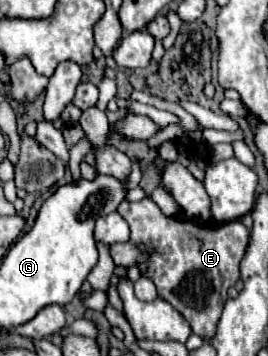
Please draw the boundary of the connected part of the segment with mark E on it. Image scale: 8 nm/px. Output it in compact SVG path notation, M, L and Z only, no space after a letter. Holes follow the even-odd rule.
M150 198L140 202L124 200L118 206L118 214L130 226L130 240L110 246L114 264L122 268L138 266L140 274L156 284L158 296L184 316L192 332L210 340L216 334L222 306L228 300L228 288L240 278L238 264L246 252L250 232L240 220L232 220L224 224L198 224L198 236L194 236L188 232L186 220L164 216ZM142 244L152 250L150 256L140 250Z

